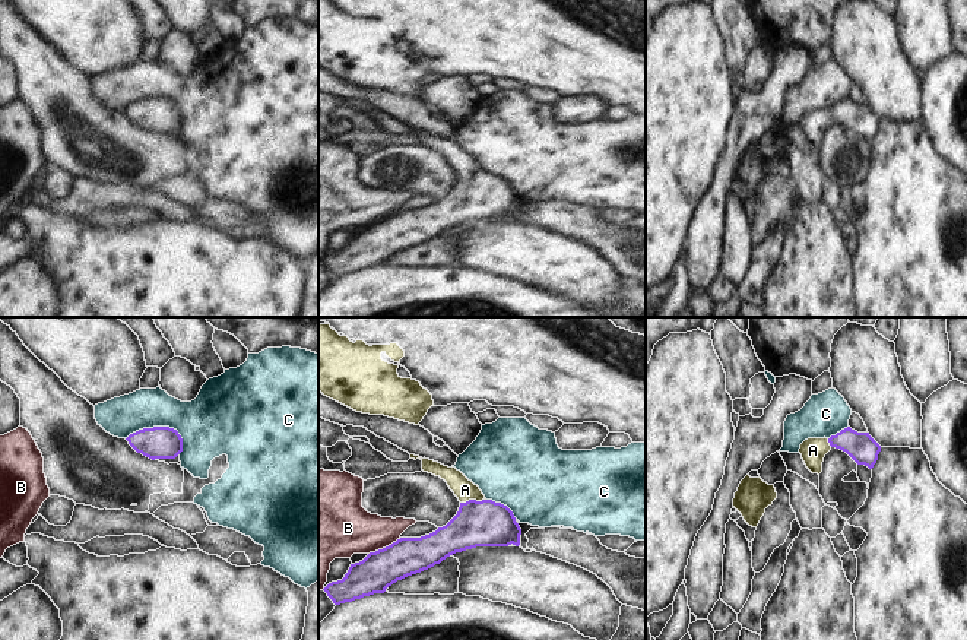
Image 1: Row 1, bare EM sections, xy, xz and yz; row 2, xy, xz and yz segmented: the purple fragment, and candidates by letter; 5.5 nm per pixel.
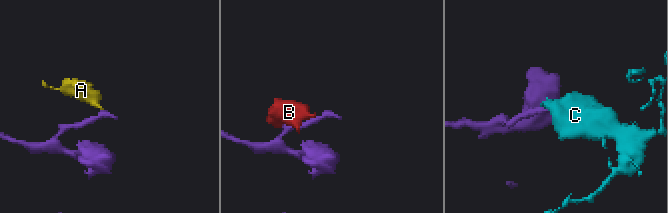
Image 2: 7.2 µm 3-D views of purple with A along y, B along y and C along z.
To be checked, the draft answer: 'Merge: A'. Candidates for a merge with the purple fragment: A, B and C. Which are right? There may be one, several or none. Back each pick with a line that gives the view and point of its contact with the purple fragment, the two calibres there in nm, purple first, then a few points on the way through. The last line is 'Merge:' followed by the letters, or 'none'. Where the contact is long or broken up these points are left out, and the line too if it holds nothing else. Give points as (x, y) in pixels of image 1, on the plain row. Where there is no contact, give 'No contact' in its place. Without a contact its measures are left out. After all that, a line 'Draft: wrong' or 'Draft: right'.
A: Touches purple at xz (472, 173). Thickness 260 nm (purple) against 120 nm. Path across: xz (478, 196), (472, 173), (465, 162)
Merge: A
Draft: right

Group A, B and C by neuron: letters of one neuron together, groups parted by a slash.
A / B C

